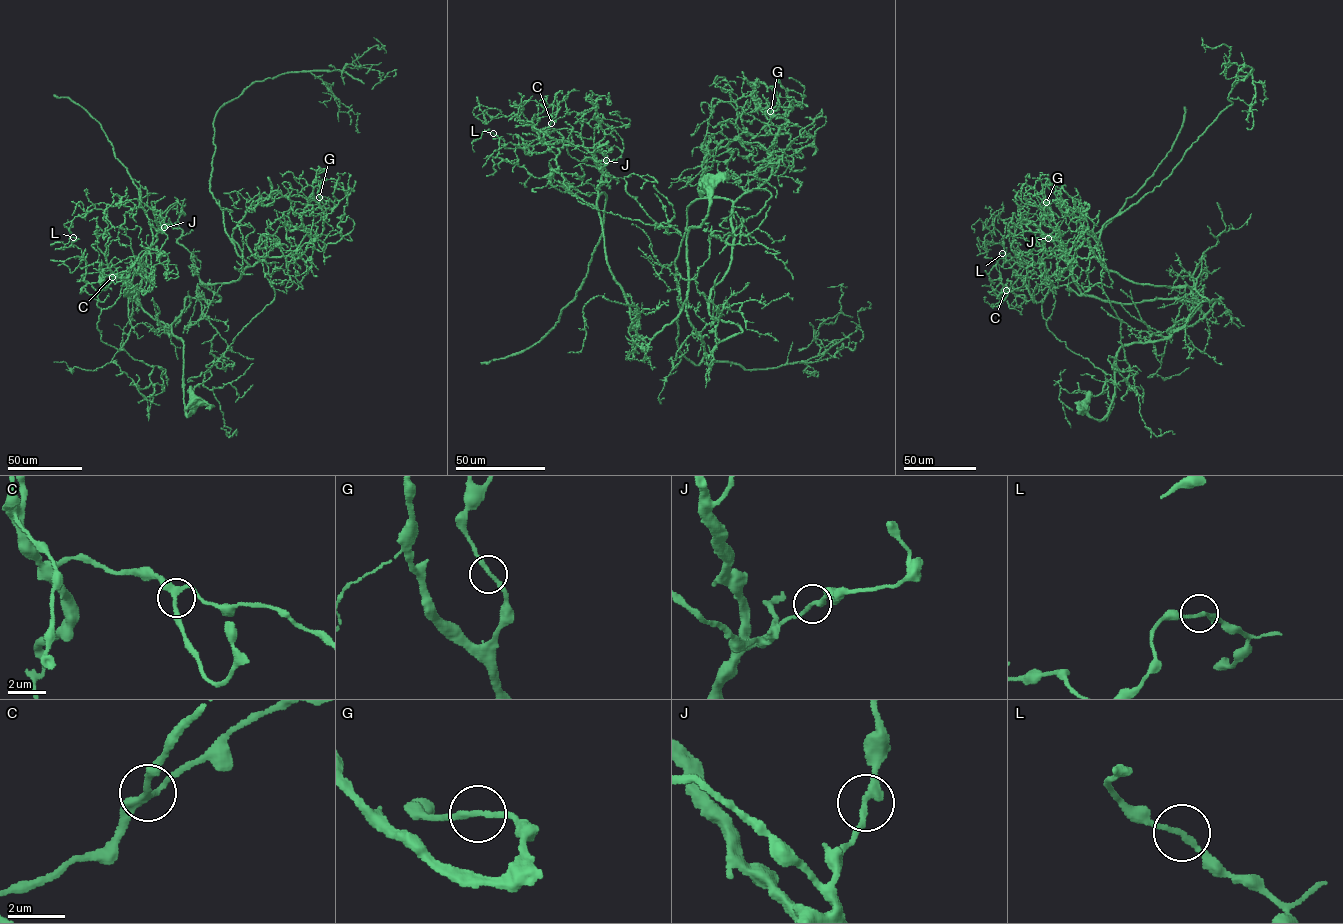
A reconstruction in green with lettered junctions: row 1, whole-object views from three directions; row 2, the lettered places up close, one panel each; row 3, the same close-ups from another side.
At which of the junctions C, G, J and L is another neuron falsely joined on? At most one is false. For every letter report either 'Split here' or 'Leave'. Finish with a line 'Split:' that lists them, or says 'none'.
C: Leave
G: Leave
J: Leave
L: Leave
Split: none

